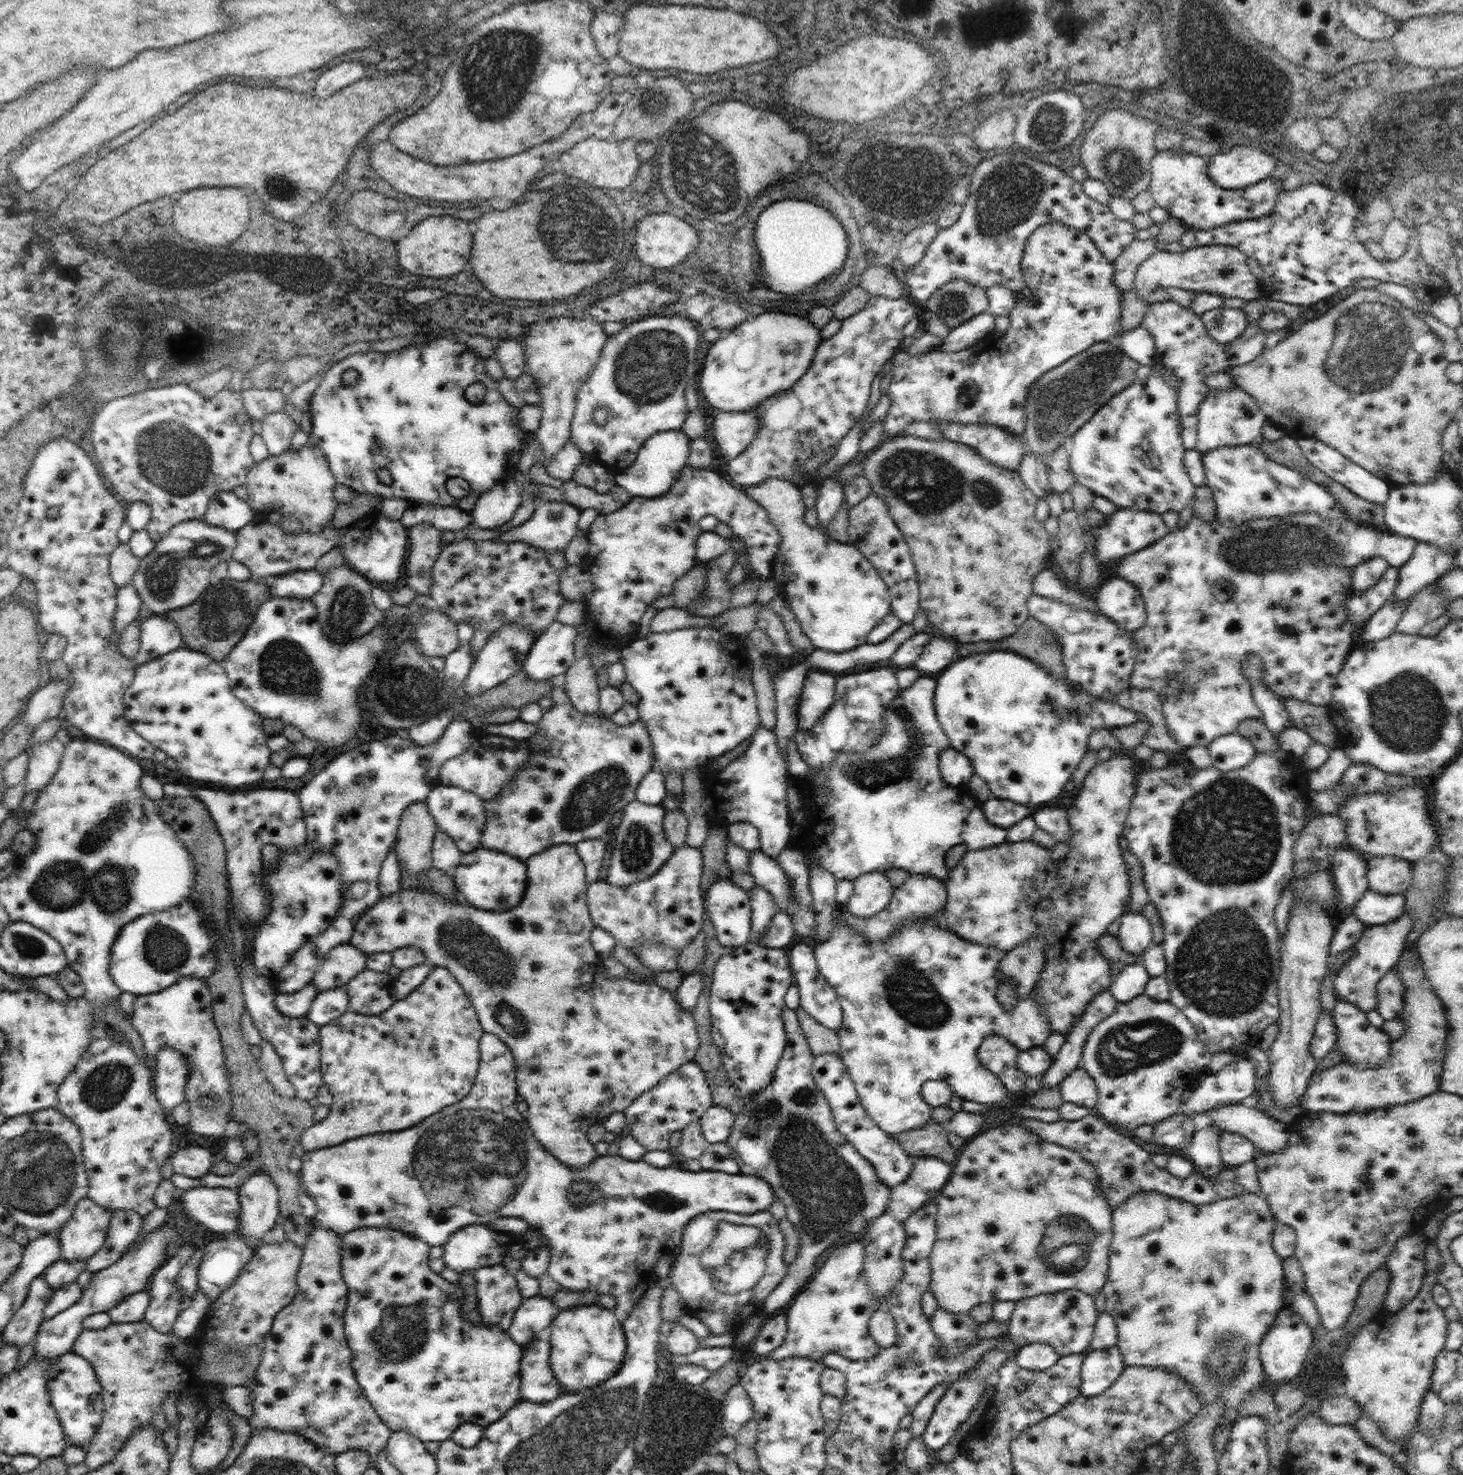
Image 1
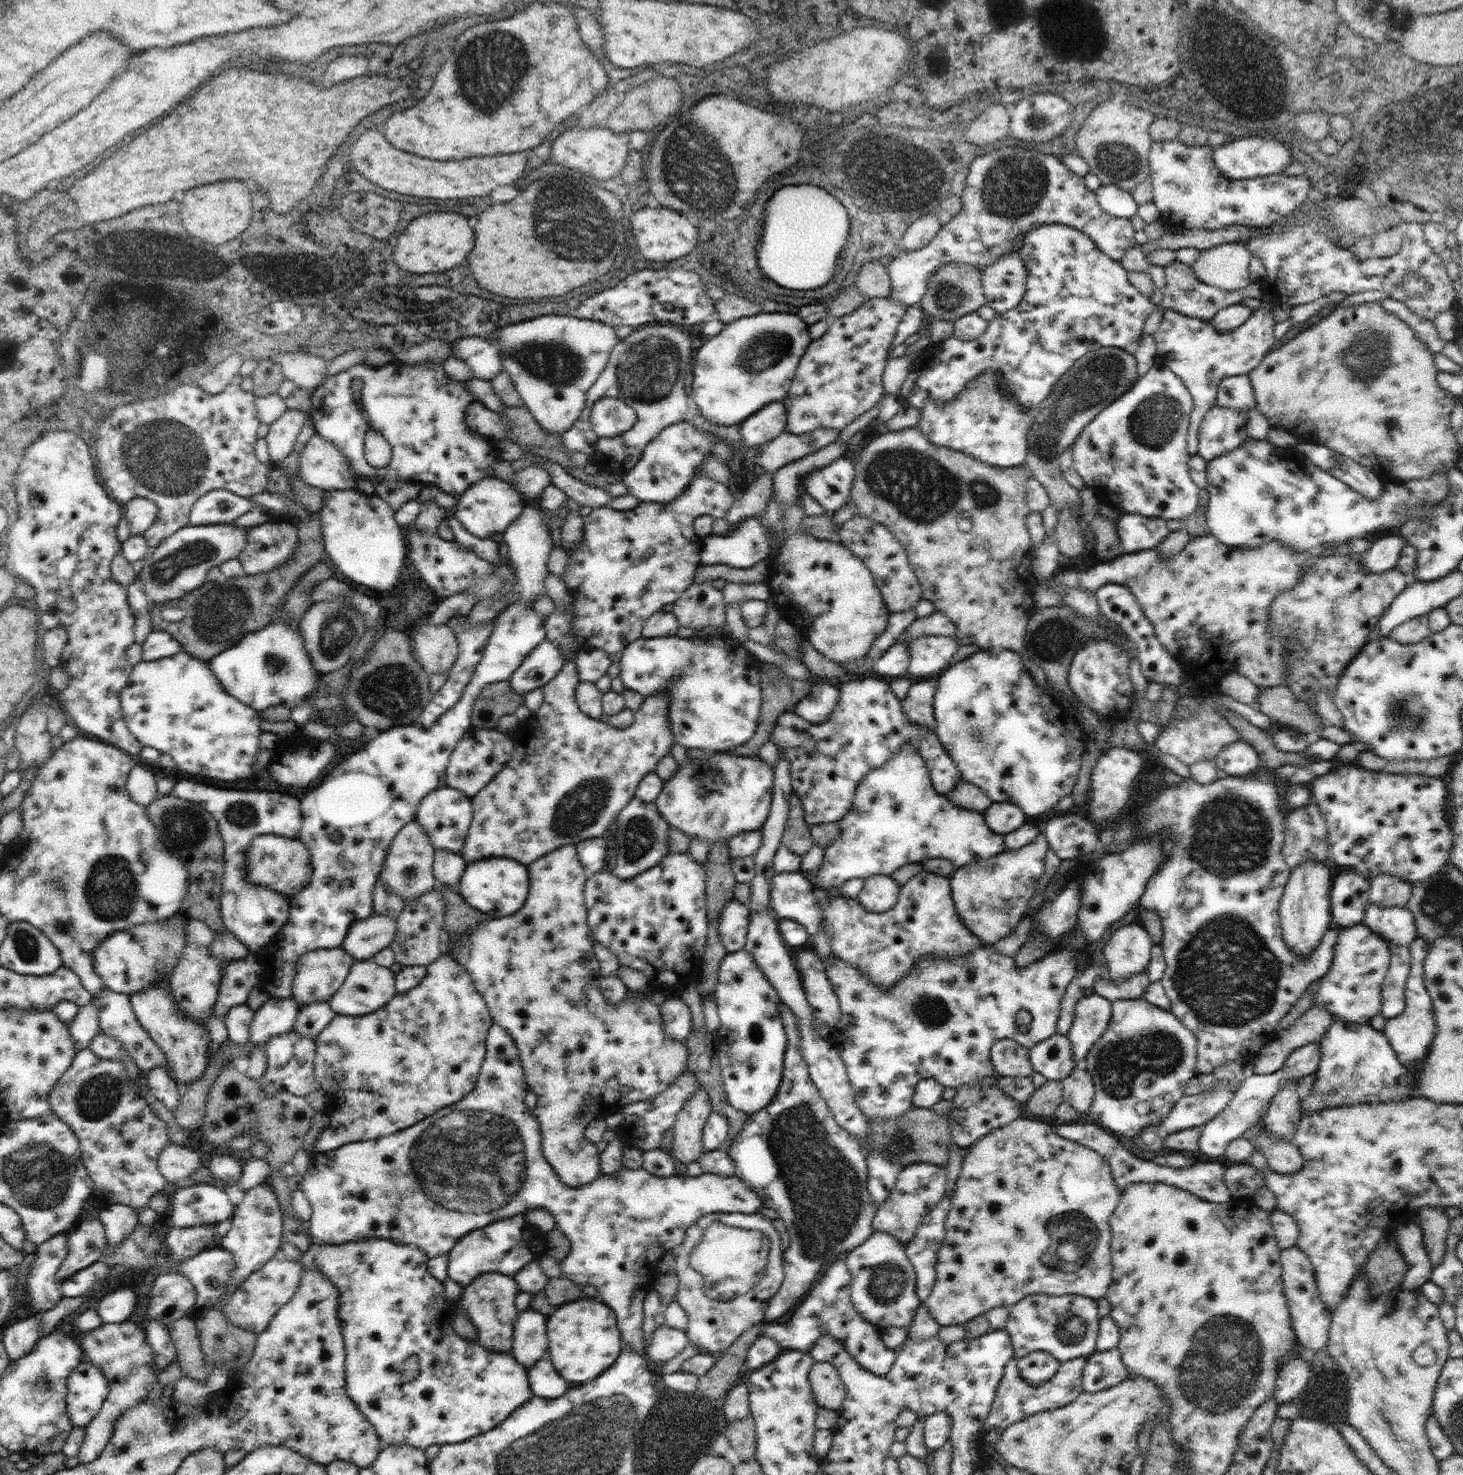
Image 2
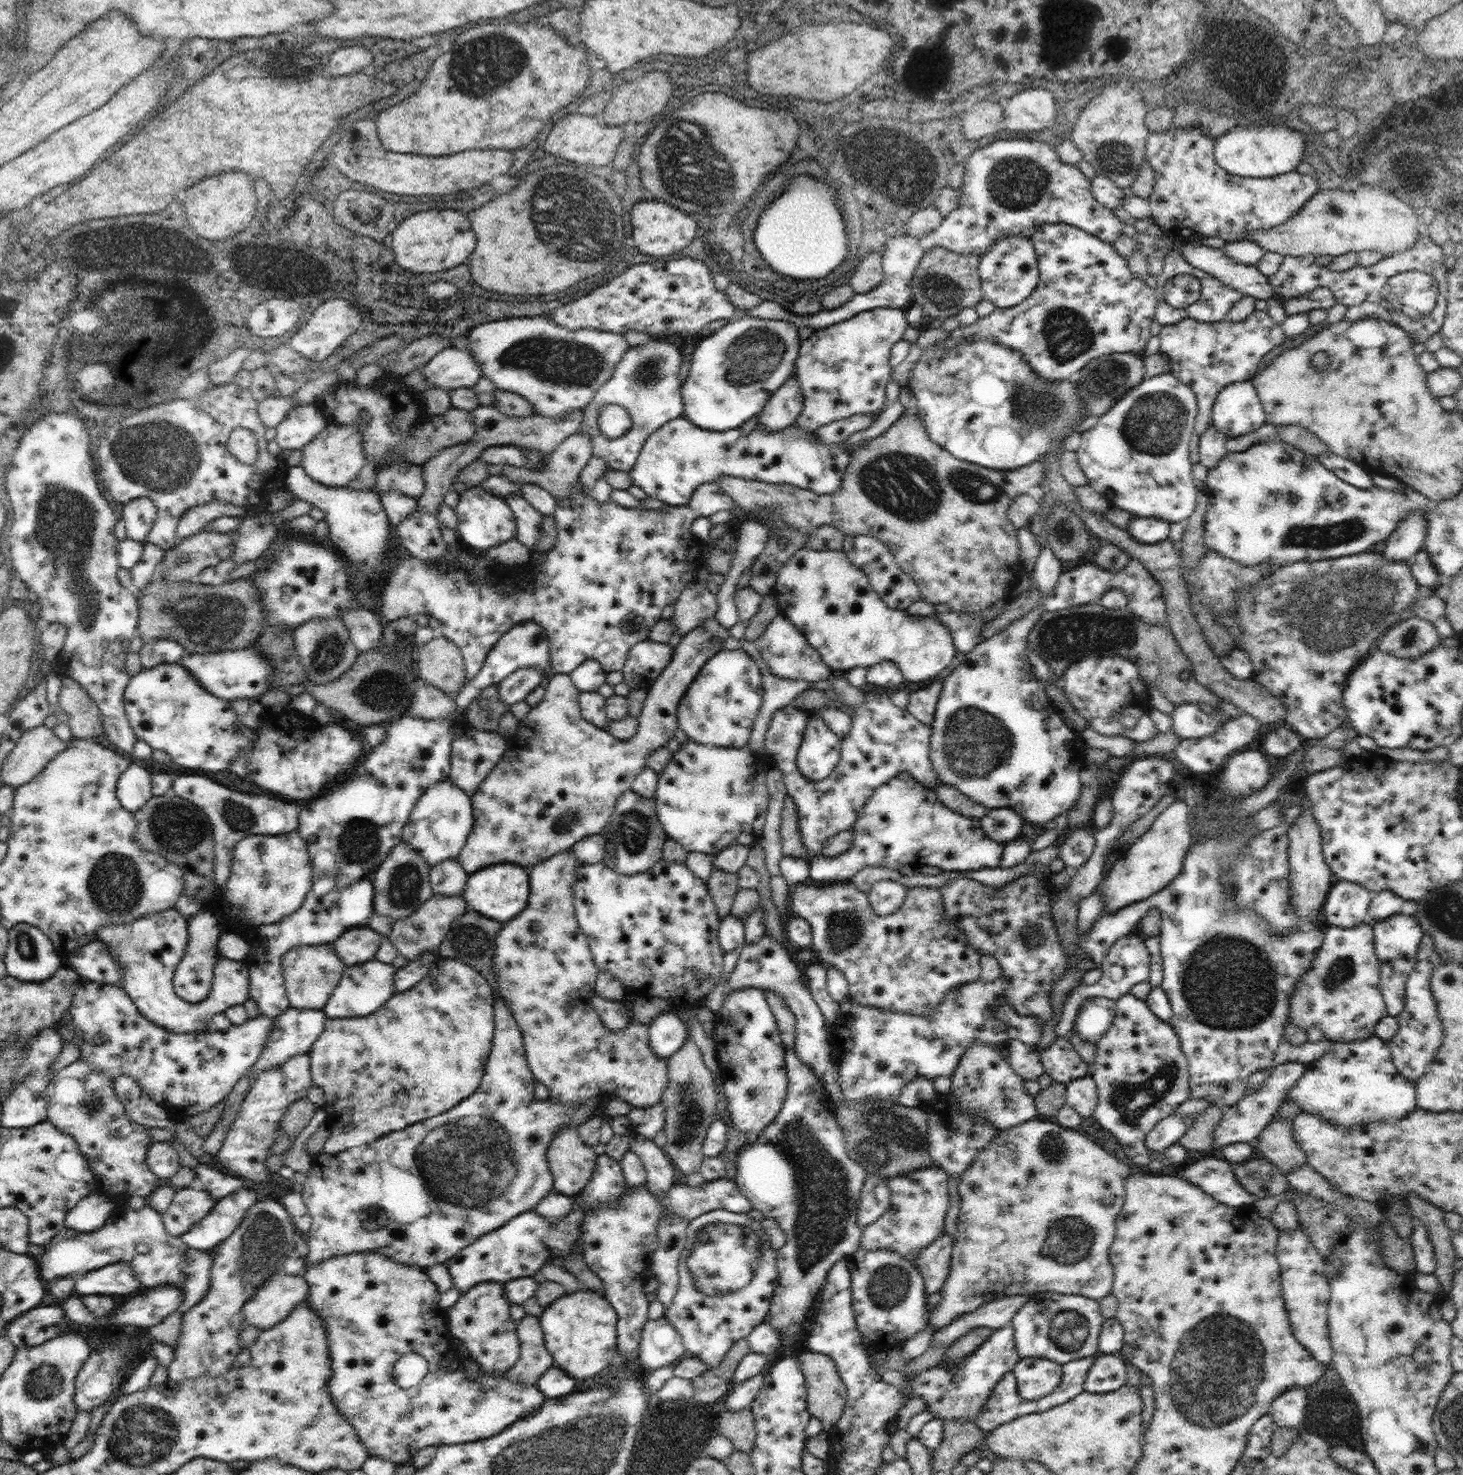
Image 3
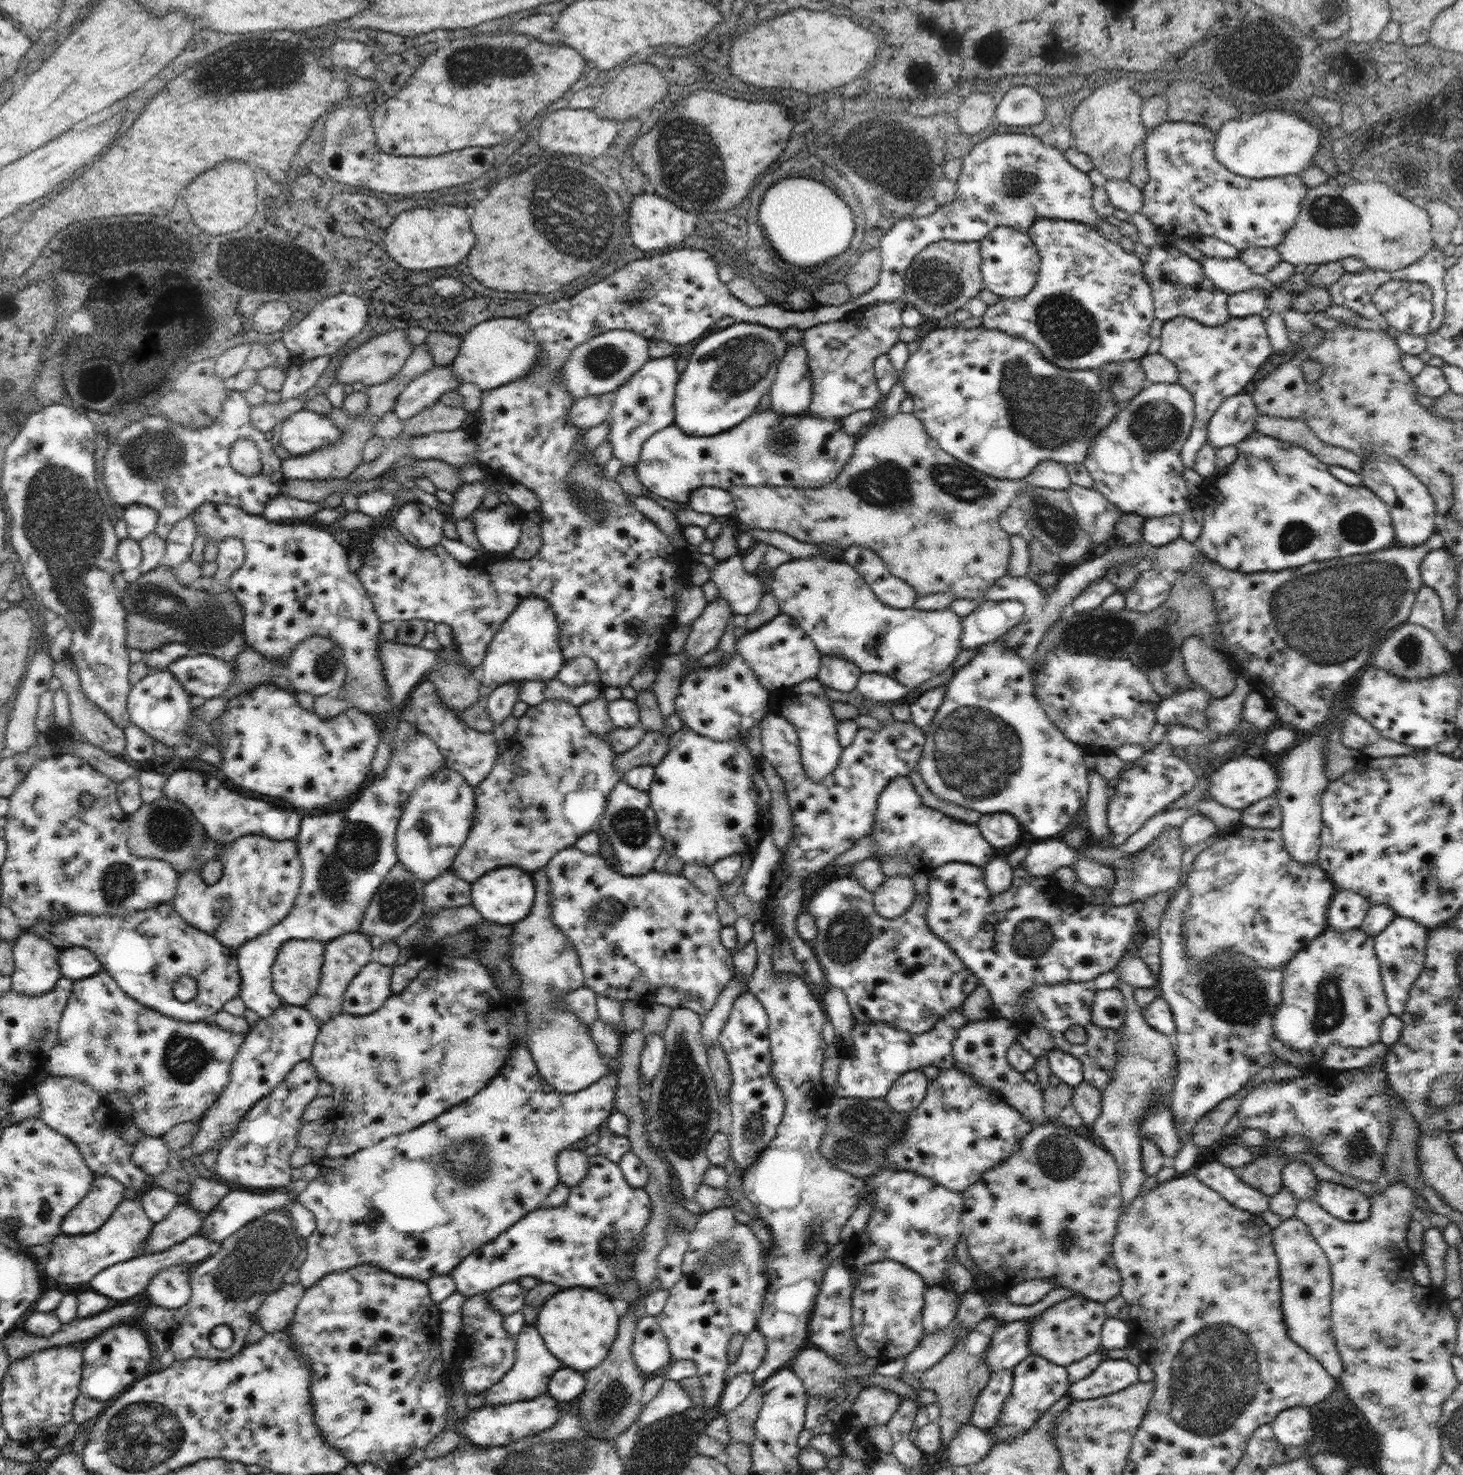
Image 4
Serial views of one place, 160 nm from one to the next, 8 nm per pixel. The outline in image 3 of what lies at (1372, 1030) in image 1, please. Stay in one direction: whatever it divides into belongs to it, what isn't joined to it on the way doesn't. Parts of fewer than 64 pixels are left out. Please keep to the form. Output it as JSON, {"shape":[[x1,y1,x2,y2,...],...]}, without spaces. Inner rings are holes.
{"shape":[[1375,1034,1370,1038,1345,1040,1329,1040,1333,1044,1331,1050,1327,1050,1318,1060,1307,1063,1304,1076,1298,1080,1298,1084,1288,1092,1288,1101,1294,1101,1302,1113,1321,1116,1328,1122,1343,1128,1352,1128,1361,1122,1373,1120,1385,1120,1386,1122,1398,1122,1412,1113,1417,1106,1416,1088,1406,1077,1400,1075,1393,1063,1390,1047,1386,1040,1378,1038]]}

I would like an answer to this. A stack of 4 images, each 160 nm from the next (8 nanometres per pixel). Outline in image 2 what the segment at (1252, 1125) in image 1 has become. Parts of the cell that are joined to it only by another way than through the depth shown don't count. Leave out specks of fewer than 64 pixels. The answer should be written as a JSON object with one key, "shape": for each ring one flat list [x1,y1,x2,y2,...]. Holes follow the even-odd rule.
{"shape":[[1265,1127,1256,1134,1255,1143,1252,1144,1254,1148,1260,1148,1271,1170,1280,1174,1294,1174,1302,1168,1303,1154,1292,1140,1272,1139]]}

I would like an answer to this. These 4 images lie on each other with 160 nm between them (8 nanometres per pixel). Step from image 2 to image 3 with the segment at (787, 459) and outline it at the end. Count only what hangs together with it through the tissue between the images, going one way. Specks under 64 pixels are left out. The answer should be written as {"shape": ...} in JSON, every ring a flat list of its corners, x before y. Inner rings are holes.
{"shape":[[857,414,829,422,818,430,812,431,812,434,824,444,842,444,846,439,850,439,850,436,854,435,855,432,870,428,874,421,872,416]]}

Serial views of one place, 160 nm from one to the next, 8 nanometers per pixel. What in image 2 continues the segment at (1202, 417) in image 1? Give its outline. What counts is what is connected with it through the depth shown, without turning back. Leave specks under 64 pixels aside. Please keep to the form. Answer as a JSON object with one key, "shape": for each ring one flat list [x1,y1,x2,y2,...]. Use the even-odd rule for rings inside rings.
{"shape":[[1215,404,1201,422,1198,455,1209,461,1235,450,1249,438,1246,421,1245,414]]}

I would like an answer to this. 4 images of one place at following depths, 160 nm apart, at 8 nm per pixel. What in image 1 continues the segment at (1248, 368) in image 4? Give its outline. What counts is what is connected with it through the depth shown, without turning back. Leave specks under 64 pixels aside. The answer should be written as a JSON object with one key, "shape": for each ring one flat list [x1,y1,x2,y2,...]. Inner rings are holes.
{"shape":[[1168,299,1168,302,1151,303,1140,327,1149,330,1154,337,1155,359,1179,378,1177,405,1183,426,1181,437,1186,450,1196,449,1198,409,1211,391,1209,385,1205,383,1207,376,1226,373,1234,366,1250,364,1265,350,1267,334,1258,322,1253,322,1249,323,1246,330,1232,342,1226,344,1216,342,1208,334,1200,315,1196,315,1191,308,1180,306,1172,299]]}

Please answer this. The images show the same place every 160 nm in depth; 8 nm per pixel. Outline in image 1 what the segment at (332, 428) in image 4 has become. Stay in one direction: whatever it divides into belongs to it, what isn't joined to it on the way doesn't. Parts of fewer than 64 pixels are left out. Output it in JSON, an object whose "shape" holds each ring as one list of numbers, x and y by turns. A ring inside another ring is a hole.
{"shape":[[284,410,269,414,261,420,262,431,260,436,270,455,278,456,290,450,292,436,297,431,299,424]]}

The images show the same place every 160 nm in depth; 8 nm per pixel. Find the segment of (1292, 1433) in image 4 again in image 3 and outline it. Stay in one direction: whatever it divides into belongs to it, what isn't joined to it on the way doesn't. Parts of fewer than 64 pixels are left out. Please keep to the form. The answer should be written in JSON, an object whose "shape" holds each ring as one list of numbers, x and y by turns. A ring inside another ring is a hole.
{"shape":[[1290,1388,1278,1395,1270,1405,1269,1413,1279,1428,1302,1429,1307,1403,1307,1388]]}

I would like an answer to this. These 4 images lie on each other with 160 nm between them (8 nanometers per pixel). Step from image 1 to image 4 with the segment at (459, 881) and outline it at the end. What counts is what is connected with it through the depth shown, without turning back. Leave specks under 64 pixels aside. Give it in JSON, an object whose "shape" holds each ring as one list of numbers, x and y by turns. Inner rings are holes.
{"shape":[[502,866,492,870,471,884,472,906,486,921,500,925,513,925,528,917,535,901,535,880,533,874,517,866]]}

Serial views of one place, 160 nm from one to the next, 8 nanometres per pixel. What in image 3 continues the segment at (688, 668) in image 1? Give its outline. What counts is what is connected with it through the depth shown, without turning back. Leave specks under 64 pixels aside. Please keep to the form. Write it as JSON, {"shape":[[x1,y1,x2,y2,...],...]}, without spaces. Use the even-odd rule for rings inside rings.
{"shape":[[646,639,634,645,622,667,624,682,631,689,647,689,672,661,674,648],[719,650,702,666,696,678,690,683,686,694,682,697,677,712,679,728,682,728,688,739,703,745,742,748,748,744,752,736,754,719,759,713,763,701,762,695,762,673,745,650]]}

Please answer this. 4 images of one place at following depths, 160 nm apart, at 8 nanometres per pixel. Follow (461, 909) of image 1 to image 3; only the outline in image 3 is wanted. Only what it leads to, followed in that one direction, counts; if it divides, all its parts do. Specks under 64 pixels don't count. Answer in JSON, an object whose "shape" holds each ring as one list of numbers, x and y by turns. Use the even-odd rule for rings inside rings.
{"shape":[[569,849,559,852,527,869,530,886,528,904,520,914,516,915,512,920,503,923,503,927,499,930,495,940,493,965,495,966,496,981,493,988,497,998,504,998,504,1002,508,1005,508,1008,514,1015,515,1021,518,1023,519,1029,522,1031,530,1072,532,1072,534,1079,544,1084,550,1090,548,1100,560,1102,560,1104,566,1104,566,1106,586,1106,594,1098,603,1100,605,1103,612,1100,612,1098,618,1098,618,1100,622,1100,626,1104,640,1109,650,1107,660,1102,664,1095,664,1090,666,1090,666,1084,668,1084,667,1058,660,1058,652,1052,652,1049,649,1047,648,1026,645,1024,631,1020,627,1028,624,1028,620,1032,615,1032,615,1030,609,1030,609,1028,604,1026,598,1013,594,1010,591,998,595,995,594,987,599,970,597,969,585,934,580,930,575,915,573,886,578,877,578,867,576,855],[368,925,354,927,341,934,332,943,332,947,345,966,354,966,375,958,380,937,381,935],[564,1124,548,1147,547,1159,553,1174,553,1188,560,1194,574,1197,592,1178,597,1154,580,1140,574,1124]]}

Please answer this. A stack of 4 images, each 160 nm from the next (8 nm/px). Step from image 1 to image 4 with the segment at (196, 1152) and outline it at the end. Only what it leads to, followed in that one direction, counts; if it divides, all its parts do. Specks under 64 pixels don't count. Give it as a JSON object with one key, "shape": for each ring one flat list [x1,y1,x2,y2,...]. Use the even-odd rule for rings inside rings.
{"shape":[[146,1135,133,1146,134,1164,150,1177,159,1175,167,1169,169,1162,175,1161,175,1156,171,1156,169,1149,162,1138]]}

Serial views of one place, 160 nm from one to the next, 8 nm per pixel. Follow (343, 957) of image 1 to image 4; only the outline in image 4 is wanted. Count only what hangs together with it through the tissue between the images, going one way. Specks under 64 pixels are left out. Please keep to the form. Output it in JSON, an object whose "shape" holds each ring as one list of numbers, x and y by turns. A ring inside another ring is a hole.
{"shape":[[318,939,286,941,271,966,272,986,278,998,287,1005,304,1006,317,993,323,965,325,943]]}

